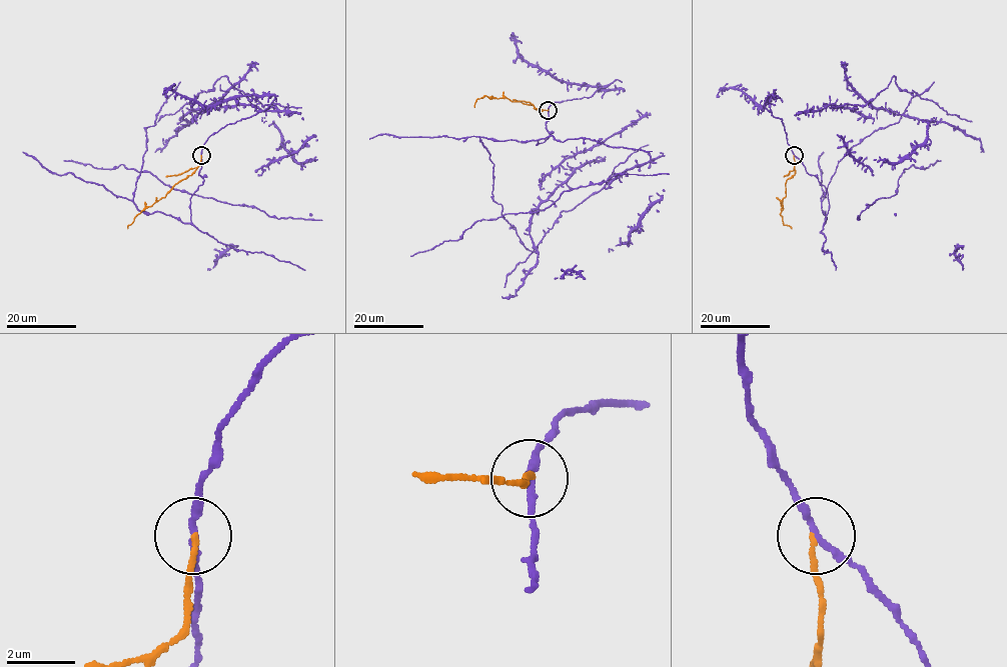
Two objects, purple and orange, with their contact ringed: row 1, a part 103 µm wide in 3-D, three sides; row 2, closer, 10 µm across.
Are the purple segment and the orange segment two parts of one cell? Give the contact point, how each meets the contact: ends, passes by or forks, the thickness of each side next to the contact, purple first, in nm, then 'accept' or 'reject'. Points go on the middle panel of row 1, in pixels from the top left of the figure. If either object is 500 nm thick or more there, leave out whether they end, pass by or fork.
(548, 110) | purple passes by | orange ends | 200/160 nm | reject

